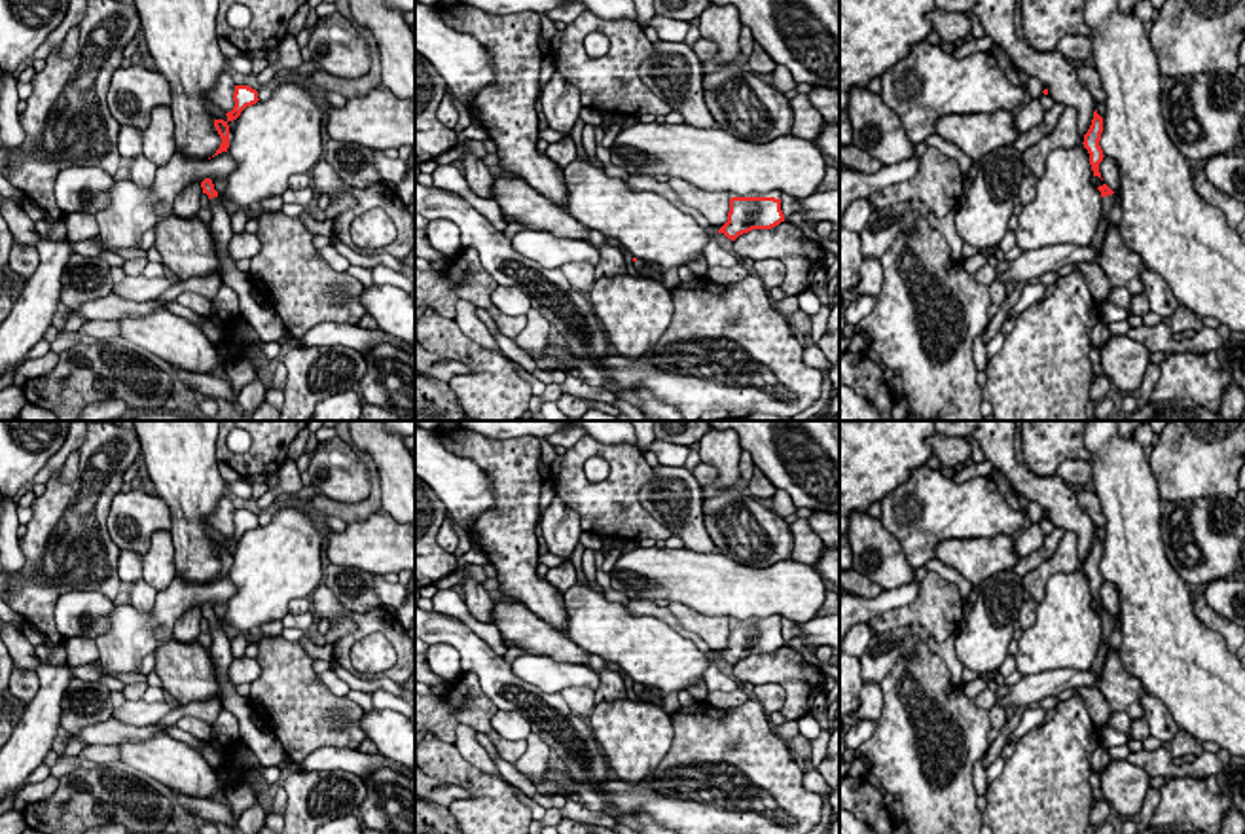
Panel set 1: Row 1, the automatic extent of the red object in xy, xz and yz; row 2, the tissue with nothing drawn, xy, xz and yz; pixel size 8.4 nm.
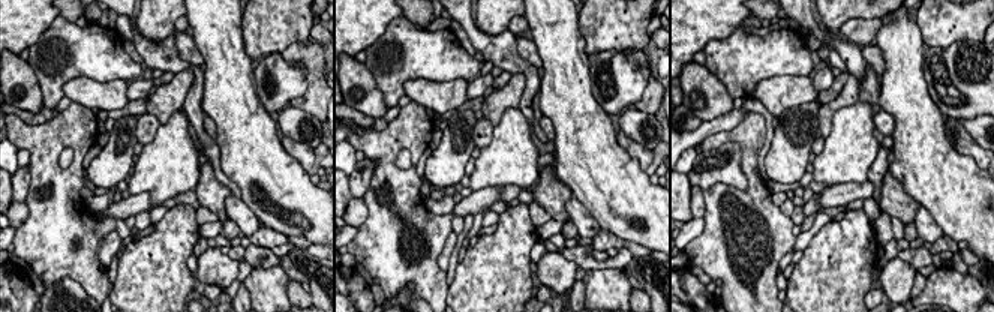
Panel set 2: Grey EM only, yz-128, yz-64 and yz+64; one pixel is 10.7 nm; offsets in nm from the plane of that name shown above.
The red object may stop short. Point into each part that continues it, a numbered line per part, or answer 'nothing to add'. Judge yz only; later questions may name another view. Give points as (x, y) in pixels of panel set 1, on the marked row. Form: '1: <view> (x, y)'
1: yz (1103, 224)

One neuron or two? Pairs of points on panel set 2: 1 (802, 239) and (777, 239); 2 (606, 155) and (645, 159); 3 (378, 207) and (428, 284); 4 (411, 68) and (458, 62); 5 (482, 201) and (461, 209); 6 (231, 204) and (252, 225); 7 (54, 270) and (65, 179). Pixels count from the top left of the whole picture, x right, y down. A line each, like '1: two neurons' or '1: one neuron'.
1: two neurons
2: two neurons
3: one neuron
4: one neuron
5: one neuron
6: one neuron
7: one neuron

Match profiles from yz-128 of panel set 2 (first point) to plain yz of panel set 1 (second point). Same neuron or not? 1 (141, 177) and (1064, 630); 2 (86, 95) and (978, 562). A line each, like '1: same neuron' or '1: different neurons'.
1: same neuron
2: same neuron

